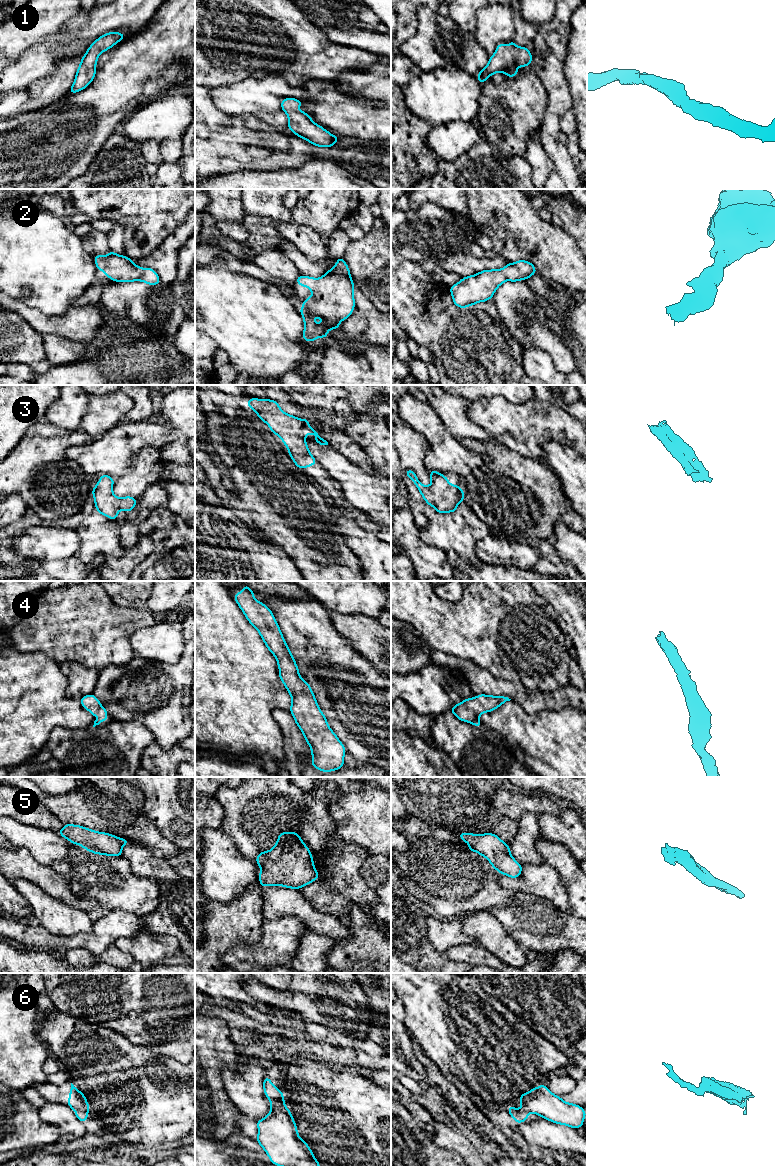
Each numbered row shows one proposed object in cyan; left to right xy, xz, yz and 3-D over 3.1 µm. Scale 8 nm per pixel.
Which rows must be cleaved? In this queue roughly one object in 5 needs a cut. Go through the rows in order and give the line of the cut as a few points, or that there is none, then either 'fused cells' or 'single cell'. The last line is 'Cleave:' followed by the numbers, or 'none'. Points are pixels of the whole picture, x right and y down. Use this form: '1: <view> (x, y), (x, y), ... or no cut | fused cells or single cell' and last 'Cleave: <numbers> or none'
1: no cut | single cell
2: no cut | single cell
3: no cut | single cell
4: no cut | single cell
5: no cut | single cell
6: xy (88, 1109), (76, 1111) | fused cells
Cleave: 6

